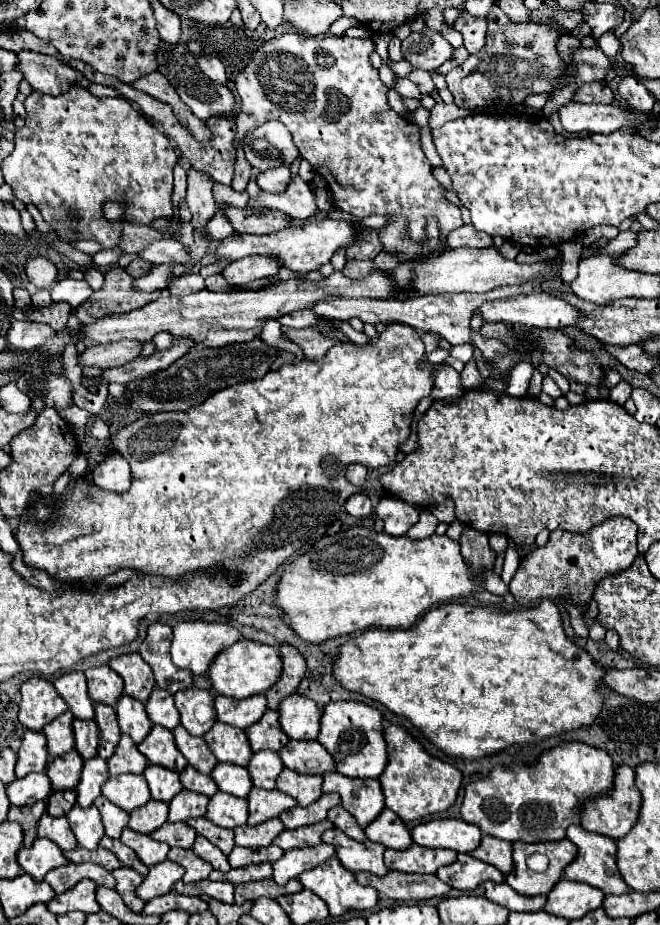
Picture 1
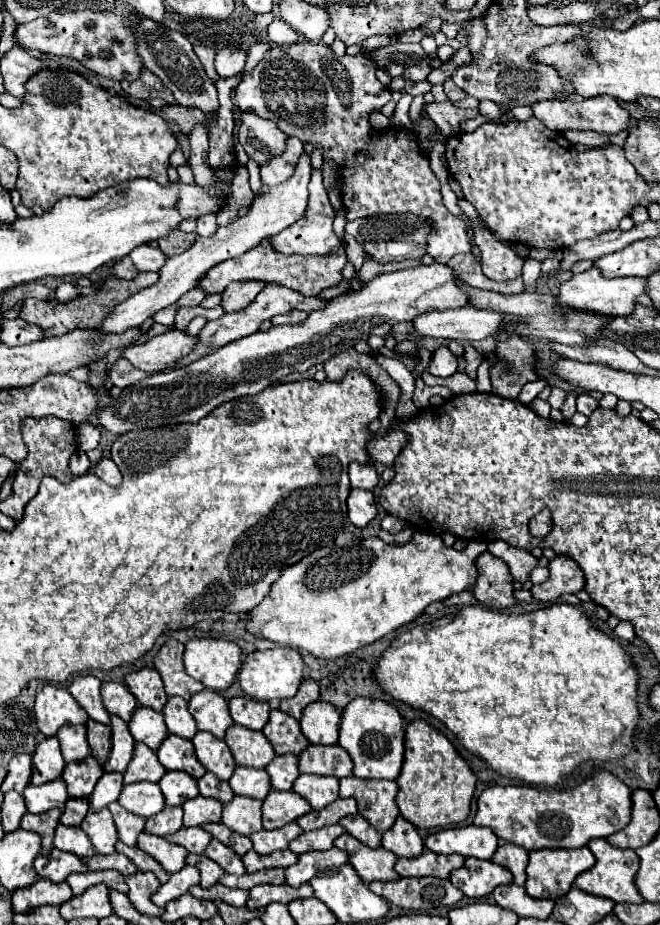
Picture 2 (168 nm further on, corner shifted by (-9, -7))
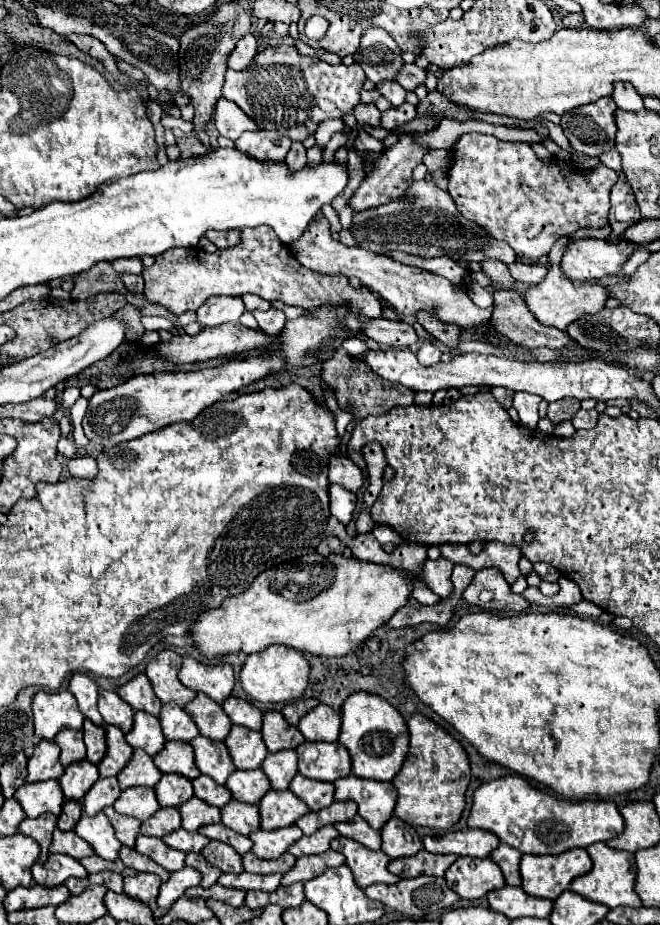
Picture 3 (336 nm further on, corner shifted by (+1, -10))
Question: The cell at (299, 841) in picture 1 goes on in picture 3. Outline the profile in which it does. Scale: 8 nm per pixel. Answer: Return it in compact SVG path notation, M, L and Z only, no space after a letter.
M324 826L324 828L320 828L318 832L314 832L310 836L302 836L296 844L292 844L288 848L288 852L294 854L296 858L308 856L308 854L322 854L322 852L326 852L330 848L330 842L334 838L338 838L338 836L340 834L336 832L334 826Z

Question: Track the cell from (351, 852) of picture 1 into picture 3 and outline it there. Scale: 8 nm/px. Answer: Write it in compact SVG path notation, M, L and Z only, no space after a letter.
M338 836L336 840L332 840L332 850L342 852L346 856L346 866L352 870L356 884L360 888L368 888L370 884L382 882L382 884L396 884L400 878L388 872L388 854L384 854L382 850L374 852L364 848L362 844L356 844L356 840L352 838L344 838Z

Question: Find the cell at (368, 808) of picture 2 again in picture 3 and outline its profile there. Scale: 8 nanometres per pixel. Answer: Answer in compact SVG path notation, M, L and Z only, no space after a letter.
M354 774L334 782L336 800L354 800L358 814L374 828L380 830L394 812L398 792L392 782L364 780Z

